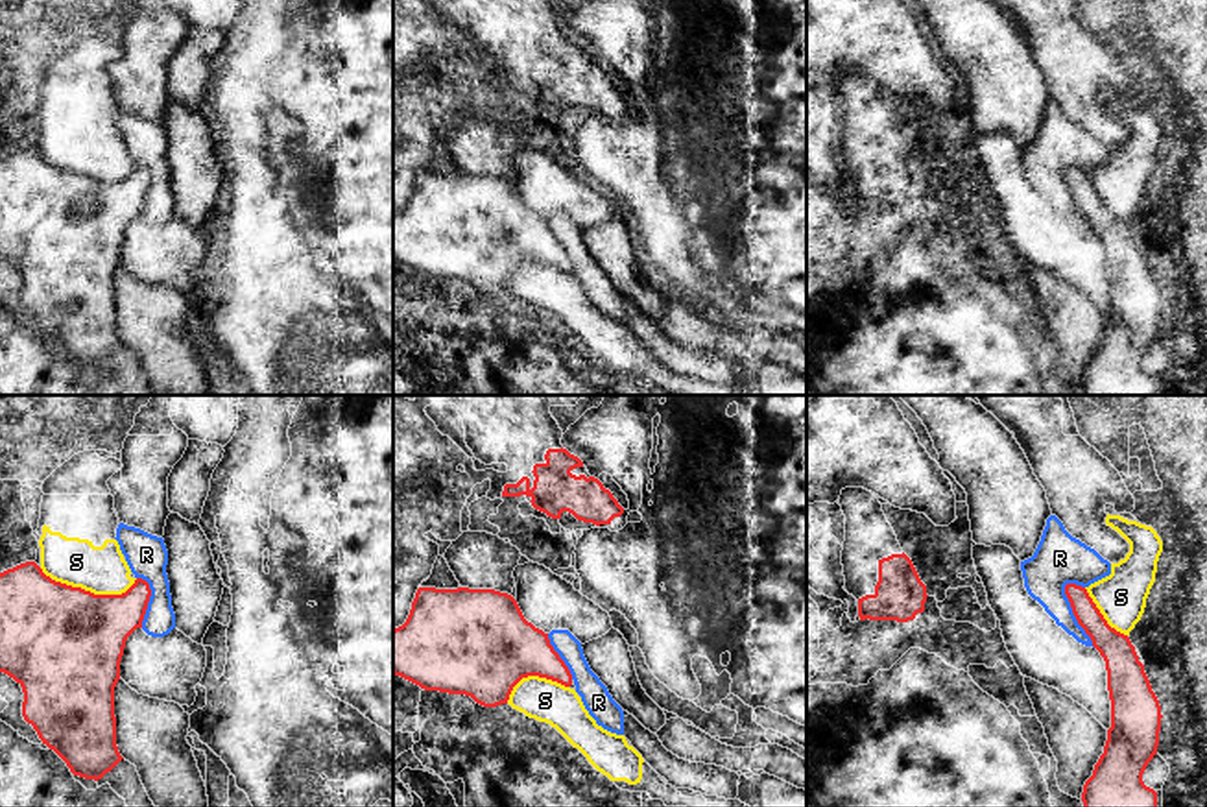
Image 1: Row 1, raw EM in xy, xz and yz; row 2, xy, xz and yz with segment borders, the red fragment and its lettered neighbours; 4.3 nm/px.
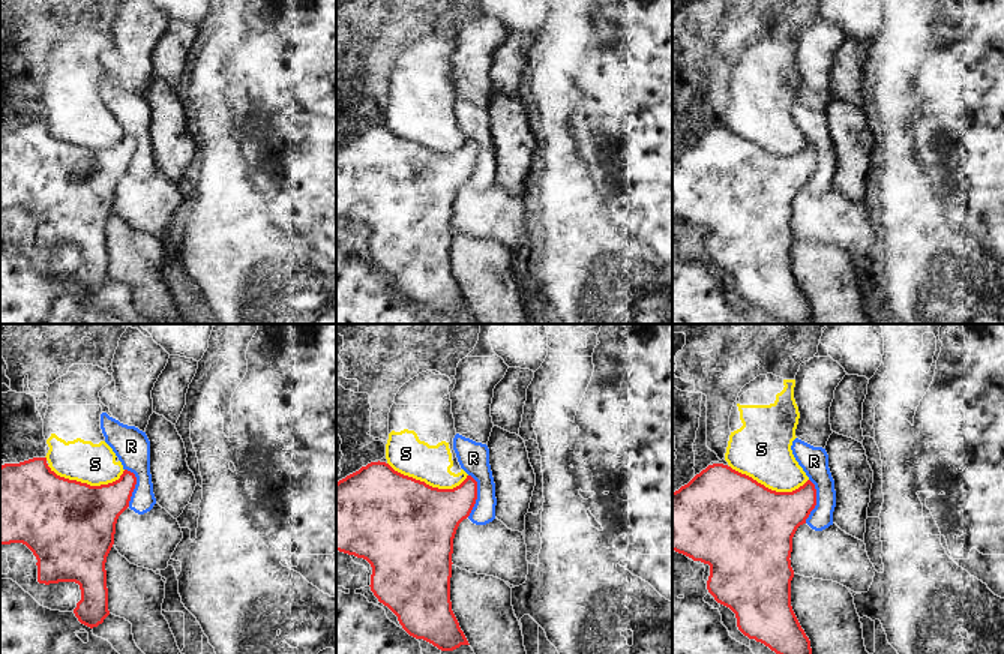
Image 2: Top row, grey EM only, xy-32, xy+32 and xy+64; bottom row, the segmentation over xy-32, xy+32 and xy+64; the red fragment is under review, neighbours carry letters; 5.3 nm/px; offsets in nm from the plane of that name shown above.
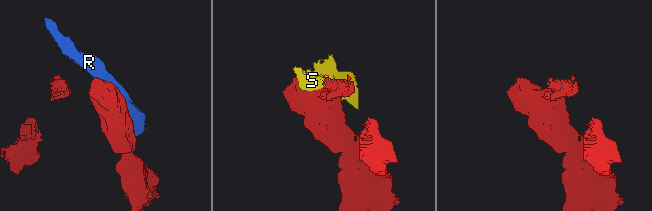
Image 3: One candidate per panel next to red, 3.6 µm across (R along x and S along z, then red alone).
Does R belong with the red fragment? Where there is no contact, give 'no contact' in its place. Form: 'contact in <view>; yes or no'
contact in yz; no

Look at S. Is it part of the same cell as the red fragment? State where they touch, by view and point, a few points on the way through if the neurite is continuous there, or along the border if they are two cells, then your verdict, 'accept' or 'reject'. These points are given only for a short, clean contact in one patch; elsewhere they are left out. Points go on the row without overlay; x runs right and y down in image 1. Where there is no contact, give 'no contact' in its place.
xy (89, 178) | reject

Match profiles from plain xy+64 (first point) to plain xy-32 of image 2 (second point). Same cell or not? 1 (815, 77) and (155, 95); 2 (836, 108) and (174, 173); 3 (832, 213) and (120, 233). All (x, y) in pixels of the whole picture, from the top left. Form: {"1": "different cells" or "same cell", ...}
{"1": "different cells", "2": "same cell", "3": "different cells"}

